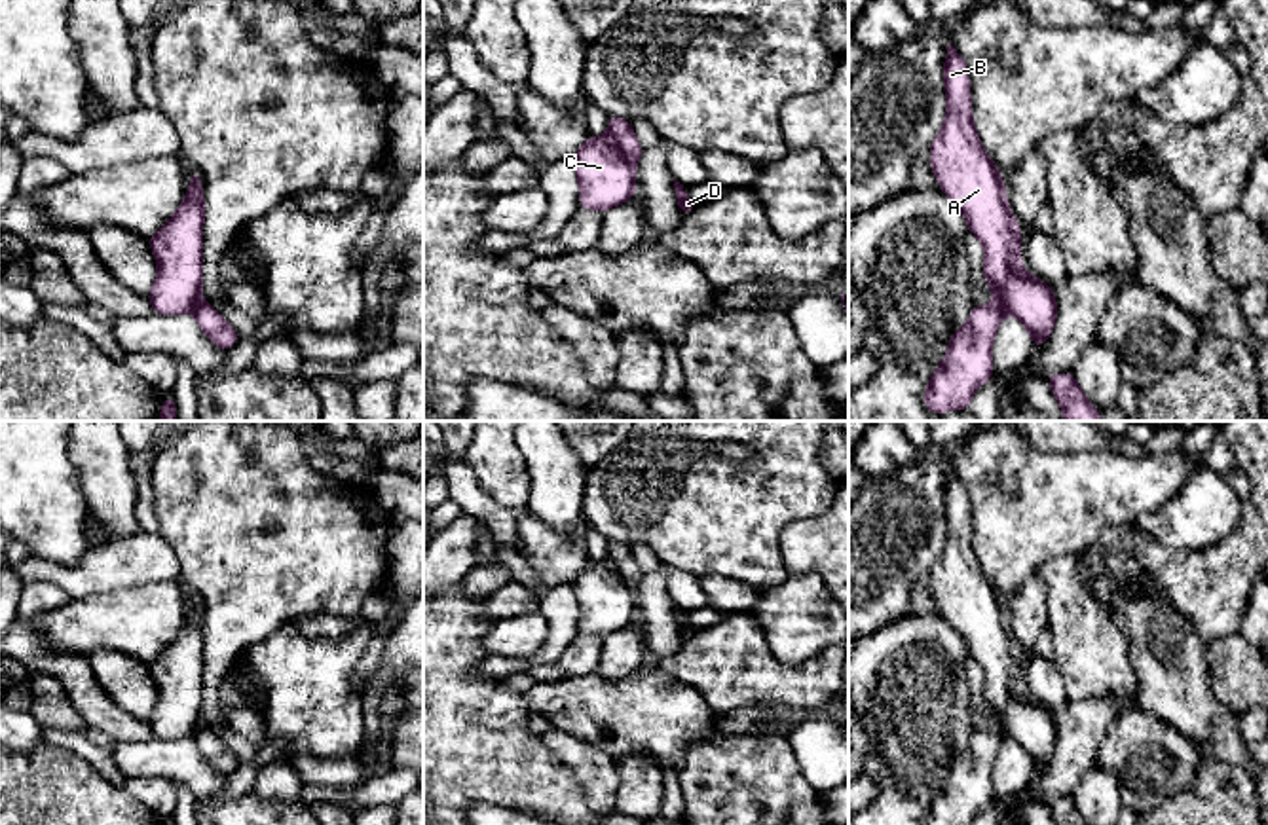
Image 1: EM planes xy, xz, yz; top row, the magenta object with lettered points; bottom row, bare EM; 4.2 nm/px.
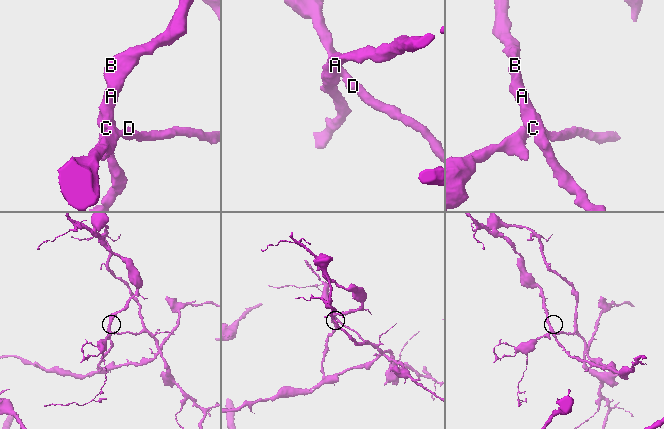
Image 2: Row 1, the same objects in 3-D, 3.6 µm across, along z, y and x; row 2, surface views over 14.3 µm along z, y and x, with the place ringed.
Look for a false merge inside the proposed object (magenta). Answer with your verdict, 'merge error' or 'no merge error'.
merge error

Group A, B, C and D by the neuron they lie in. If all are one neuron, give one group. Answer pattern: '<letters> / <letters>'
A B C / D

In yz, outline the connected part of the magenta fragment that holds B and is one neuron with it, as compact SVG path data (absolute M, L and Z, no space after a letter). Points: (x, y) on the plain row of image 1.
M949 468L943 491L947 539L942 556L932 567L928 584L938 603L940 614L960 633L968 654L985 673L983 702L1004 738L1016 740L1027 753L1035 774L1040 774L1052 759L1057 740L1054 713L1029 700L1021 692L1021 654L1006 626L1004 603L985 578L972 544L972 520L968 512L968 491L959 476Z

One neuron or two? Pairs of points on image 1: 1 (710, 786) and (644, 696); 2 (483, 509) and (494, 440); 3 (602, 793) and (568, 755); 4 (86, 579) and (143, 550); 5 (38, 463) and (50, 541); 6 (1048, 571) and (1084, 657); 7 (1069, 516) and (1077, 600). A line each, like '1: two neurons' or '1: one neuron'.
1: one neuron
2: two neurons
3: one neuron
4: one neuron
5: one neuron
6: one neuron
7: two neurons

